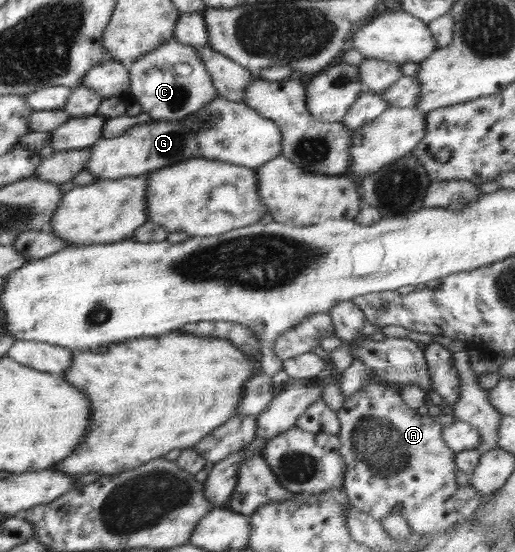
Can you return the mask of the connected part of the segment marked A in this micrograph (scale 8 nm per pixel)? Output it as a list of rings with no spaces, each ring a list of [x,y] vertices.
[[[374,380],[344,399],[343,407],[336,411],[340,421],[339,453],[347,471],[343,477],[344,492],[351,506],[381,520],[397,511],[415,533],[438,535],[455,524],[471,517],[479,507],[482,496],[473,486],[459,487],[456,479],[456,454],[443,441],[443,427],[429,415],[420,415],[401,397],[397,386]]]

